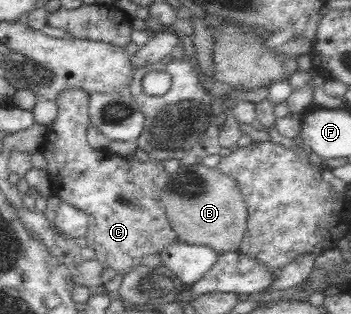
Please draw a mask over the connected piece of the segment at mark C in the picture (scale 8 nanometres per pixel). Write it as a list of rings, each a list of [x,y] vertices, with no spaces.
[[[75,87],[63,89],[56,95],[59,113],[51,125],[39,150],[48,163],[48,176],[51,178],[52,195],[61,201],[74,205],[88,217],[88,230],[85,235],[88,247],[95,250],[95,259],[105,268],[111,267],[117,274],[127,275],[142,264],[145,255],[160,255],[167,247],[181,242],[171,227],[170,219],[161,199],[161,191],[167,185],[170,173],[165,170],[164,161],[140,161],[135,156],[121,158],[112,151],[98,151],[87,142],[87,125],[90,123],[90,94]]]

